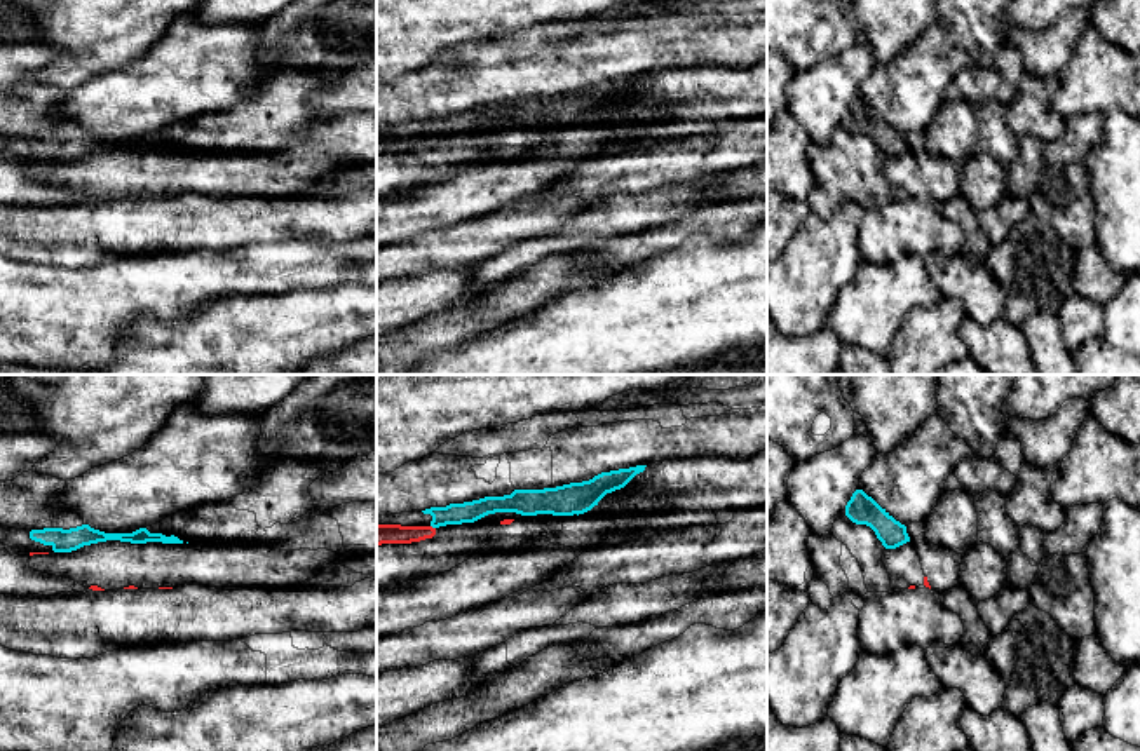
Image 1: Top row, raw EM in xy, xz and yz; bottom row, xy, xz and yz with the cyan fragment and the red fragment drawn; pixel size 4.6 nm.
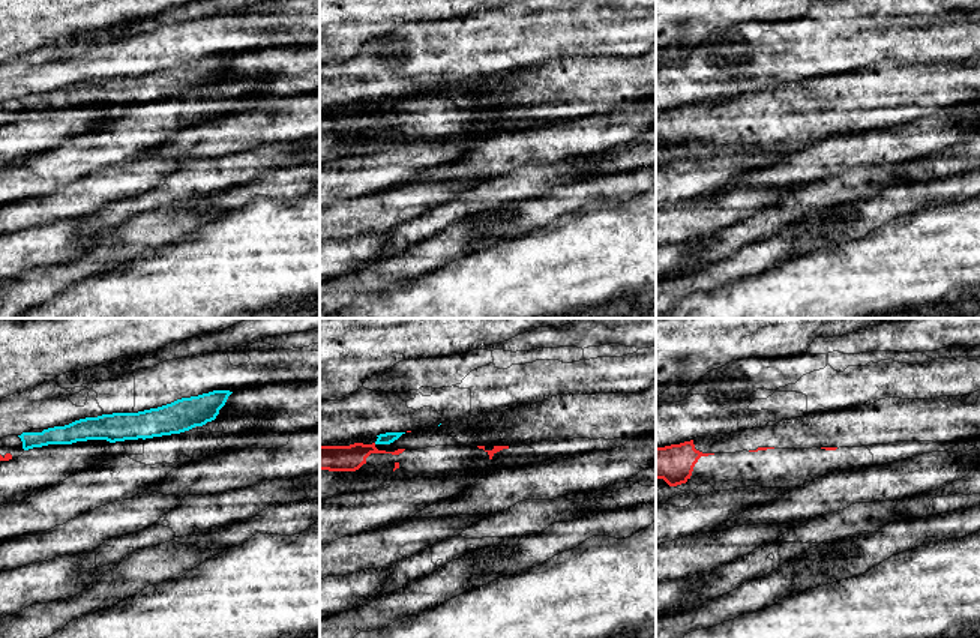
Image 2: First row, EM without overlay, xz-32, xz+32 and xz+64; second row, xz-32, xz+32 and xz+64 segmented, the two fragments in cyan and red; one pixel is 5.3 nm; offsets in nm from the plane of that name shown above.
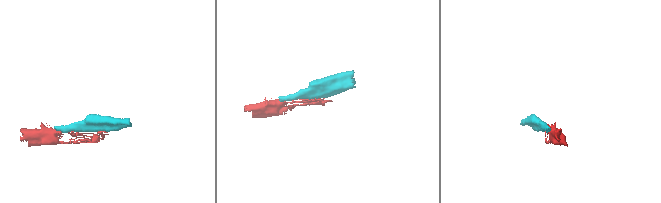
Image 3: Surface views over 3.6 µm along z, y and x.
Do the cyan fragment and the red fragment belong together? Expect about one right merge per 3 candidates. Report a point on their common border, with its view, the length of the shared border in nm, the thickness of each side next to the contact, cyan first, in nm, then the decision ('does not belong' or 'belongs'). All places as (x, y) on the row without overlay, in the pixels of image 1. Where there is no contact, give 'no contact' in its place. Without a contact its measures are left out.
xz (433, 136) | 30 nm | 100/100 nm | does not belong

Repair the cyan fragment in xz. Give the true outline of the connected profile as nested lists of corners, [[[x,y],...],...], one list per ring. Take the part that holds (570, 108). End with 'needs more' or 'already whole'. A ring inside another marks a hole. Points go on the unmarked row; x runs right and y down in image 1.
[[[636,75],[601,82],[589,91],[556,98],[514,99],[511,105],[504,106],[485,106],[472,112],[450,113],[446,117],[378,125],[377,134],[439,138],[446,134],[474,132],[495,122],[516,122],[521,125],[579,125],[598,115],[607,103],[624,98],[636,84],[643,82],[645,77],[647,75]]]; needs more

